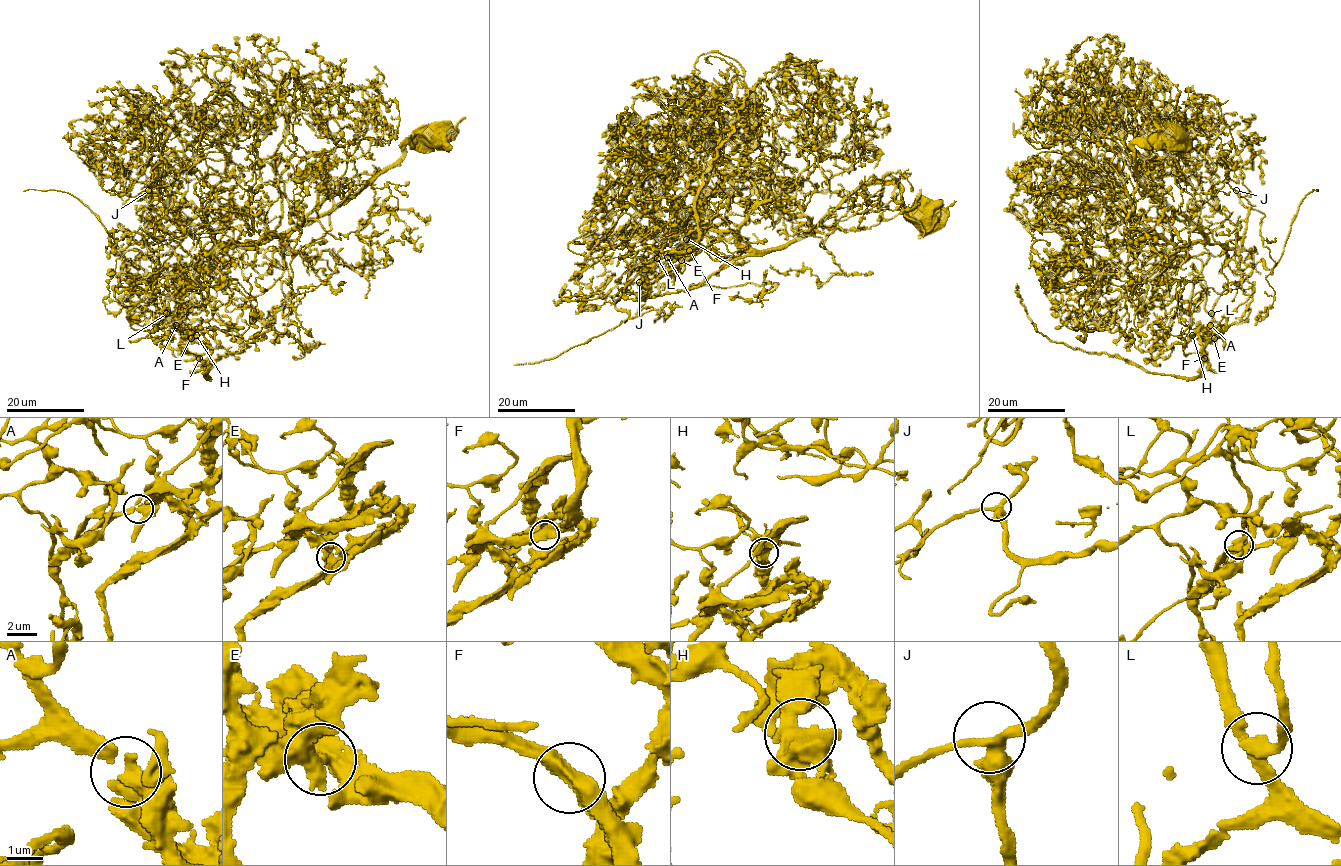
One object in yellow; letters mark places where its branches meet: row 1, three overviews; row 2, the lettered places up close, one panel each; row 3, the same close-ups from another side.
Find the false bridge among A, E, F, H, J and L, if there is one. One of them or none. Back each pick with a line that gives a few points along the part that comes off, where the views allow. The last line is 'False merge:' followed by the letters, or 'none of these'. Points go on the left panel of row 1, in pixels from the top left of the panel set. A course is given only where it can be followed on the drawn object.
L: (166, 313), (207, 379), (220, 357), (268, 328), (290, 292), (315, 286)
False merge: L

